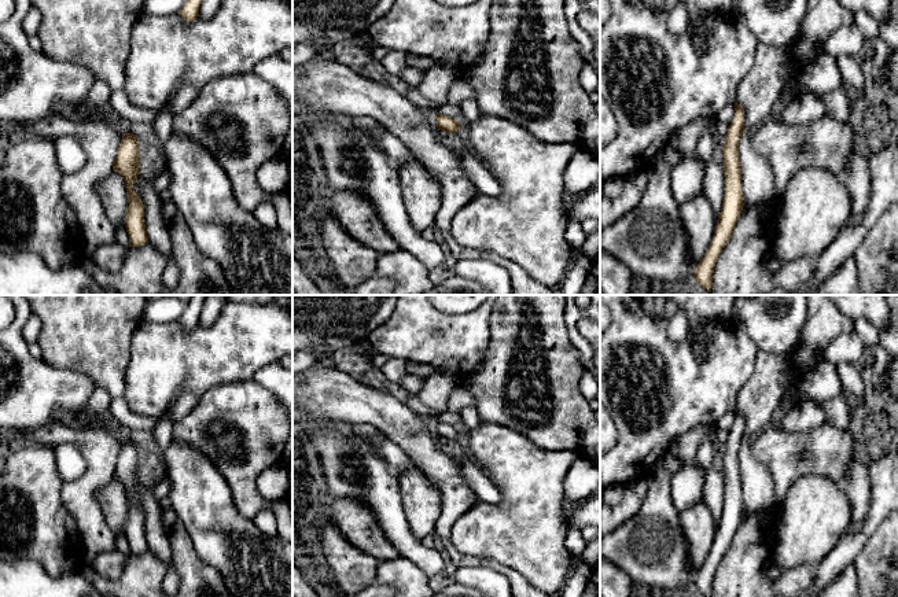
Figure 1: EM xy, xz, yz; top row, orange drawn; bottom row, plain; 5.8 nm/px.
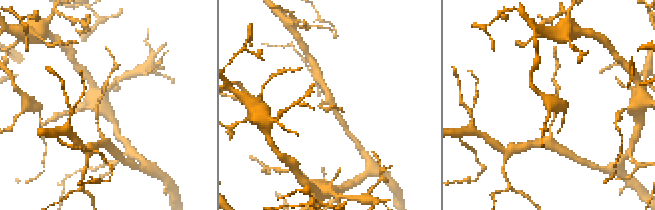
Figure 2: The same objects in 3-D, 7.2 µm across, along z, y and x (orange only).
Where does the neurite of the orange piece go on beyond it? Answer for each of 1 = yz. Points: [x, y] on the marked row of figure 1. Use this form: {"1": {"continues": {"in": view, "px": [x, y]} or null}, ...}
{"1": {"continues": null}}

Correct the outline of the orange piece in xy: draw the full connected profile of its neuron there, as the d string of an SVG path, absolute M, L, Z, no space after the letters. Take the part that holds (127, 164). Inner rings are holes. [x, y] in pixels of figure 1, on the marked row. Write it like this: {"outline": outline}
{"outline": "M133 133L122 136L117 158L113 162L113 170L122 176L128 195L128 211L125 217L125 226L129 235L129 247L140 247L148 243L146 224L144 224L144 204L140 196L132 189L139 170L139 141Z"}

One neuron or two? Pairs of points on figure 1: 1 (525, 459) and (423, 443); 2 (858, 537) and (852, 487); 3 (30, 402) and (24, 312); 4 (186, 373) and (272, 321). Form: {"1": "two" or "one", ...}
{"1": "two", "2": "two", "3": "one", "4": "one"}

